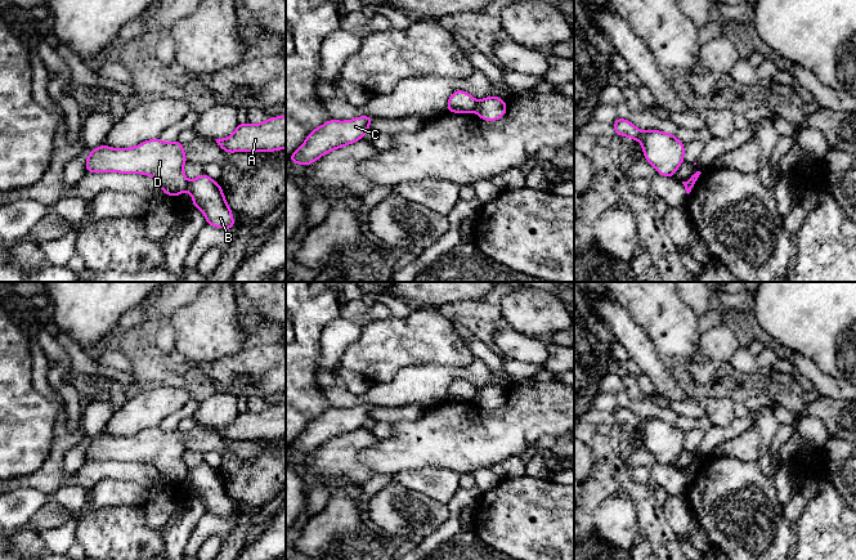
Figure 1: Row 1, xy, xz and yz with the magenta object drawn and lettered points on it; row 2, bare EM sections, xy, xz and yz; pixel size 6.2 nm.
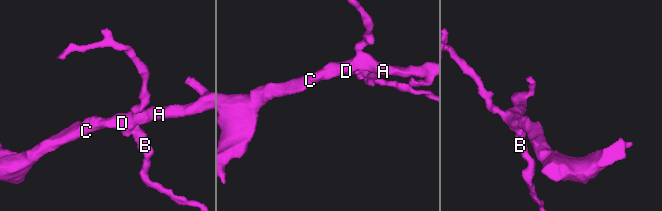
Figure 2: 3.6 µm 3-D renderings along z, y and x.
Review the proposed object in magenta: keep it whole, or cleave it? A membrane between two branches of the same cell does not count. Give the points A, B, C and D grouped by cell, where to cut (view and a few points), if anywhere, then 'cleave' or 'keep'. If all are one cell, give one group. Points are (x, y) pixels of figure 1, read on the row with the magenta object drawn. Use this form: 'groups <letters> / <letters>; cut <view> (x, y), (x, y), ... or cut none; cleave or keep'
groups A C D / B; cut xz (478, 102), (474, 110); cleave

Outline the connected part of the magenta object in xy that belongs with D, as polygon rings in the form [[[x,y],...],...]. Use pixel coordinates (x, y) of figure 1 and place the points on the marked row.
[[[160,138],[145,140],[133,148],[111,148],[106,144],[91,149],[86,158],[86,173],[122,173],[153,176],[162,193],[180,196],[188,188],[183,173],[187,163],[183,143],[162,142]]]

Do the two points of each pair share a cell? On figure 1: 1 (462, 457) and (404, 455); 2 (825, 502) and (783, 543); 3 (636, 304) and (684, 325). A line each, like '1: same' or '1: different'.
1: same
2: different
3: same

